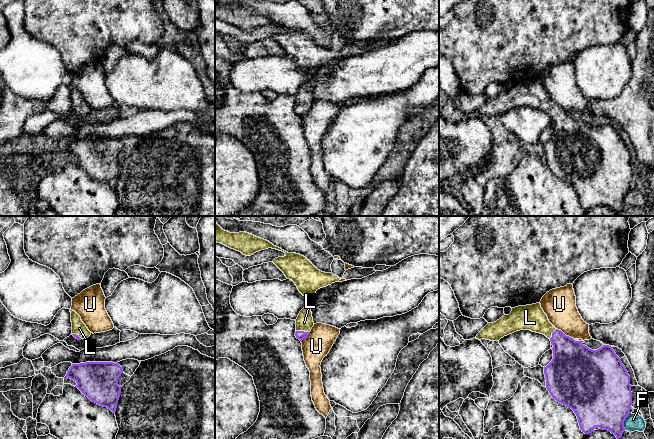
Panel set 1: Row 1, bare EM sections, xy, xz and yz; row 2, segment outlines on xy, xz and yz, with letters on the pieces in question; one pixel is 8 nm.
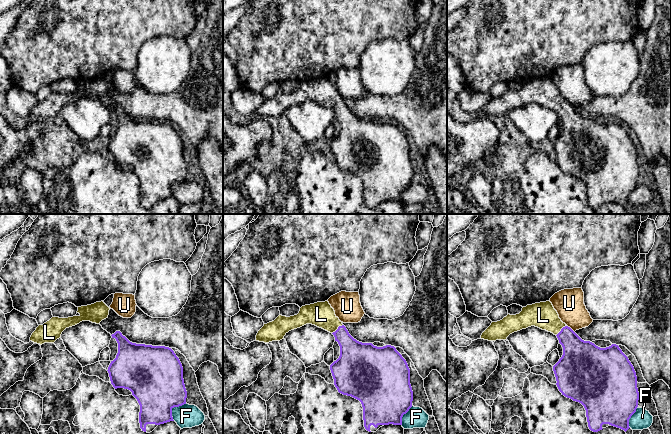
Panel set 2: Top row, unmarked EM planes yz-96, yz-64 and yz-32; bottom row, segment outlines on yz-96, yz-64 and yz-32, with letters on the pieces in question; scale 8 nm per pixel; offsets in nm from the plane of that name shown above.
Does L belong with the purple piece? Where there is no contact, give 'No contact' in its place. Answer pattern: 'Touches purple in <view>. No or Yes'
Touches purple in xz. Yes

